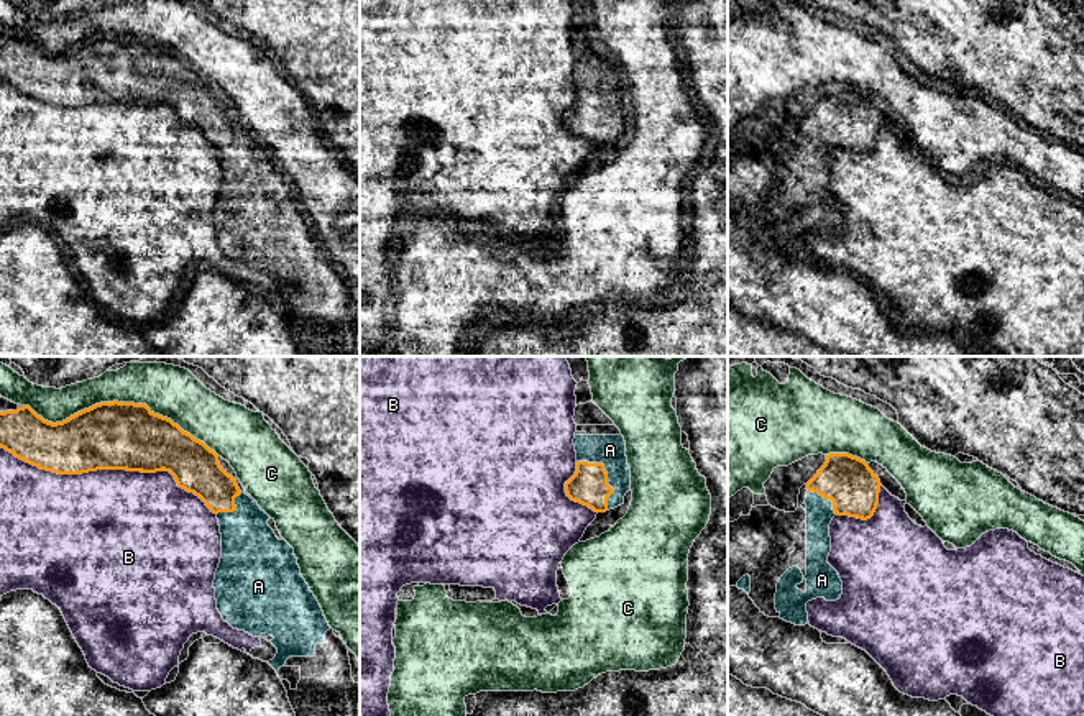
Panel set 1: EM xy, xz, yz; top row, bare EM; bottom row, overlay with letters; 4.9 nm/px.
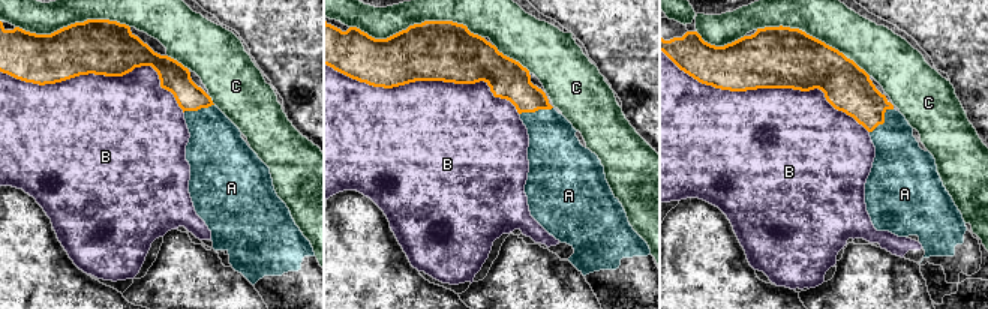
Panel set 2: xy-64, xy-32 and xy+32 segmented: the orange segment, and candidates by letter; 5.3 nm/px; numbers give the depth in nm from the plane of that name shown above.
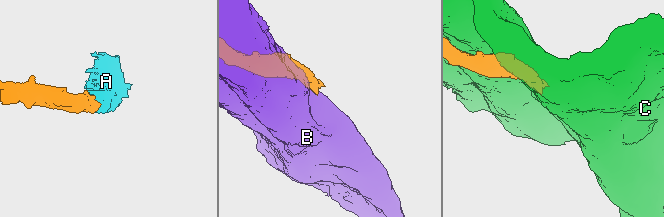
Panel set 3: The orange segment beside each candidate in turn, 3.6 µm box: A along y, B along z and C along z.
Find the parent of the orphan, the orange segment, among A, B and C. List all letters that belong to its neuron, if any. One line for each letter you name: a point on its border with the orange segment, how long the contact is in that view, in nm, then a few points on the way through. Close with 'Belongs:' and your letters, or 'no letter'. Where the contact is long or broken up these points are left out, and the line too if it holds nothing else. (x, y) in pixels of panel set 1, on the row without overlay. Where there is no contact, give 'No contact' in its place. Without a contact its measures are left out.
A: Touches orange at xz (606, 107). Shared border 300 nm. Path across: xz (588, 119), (598, 115), (606, 107), (606, 86), (610, 82)
Belongs: A

